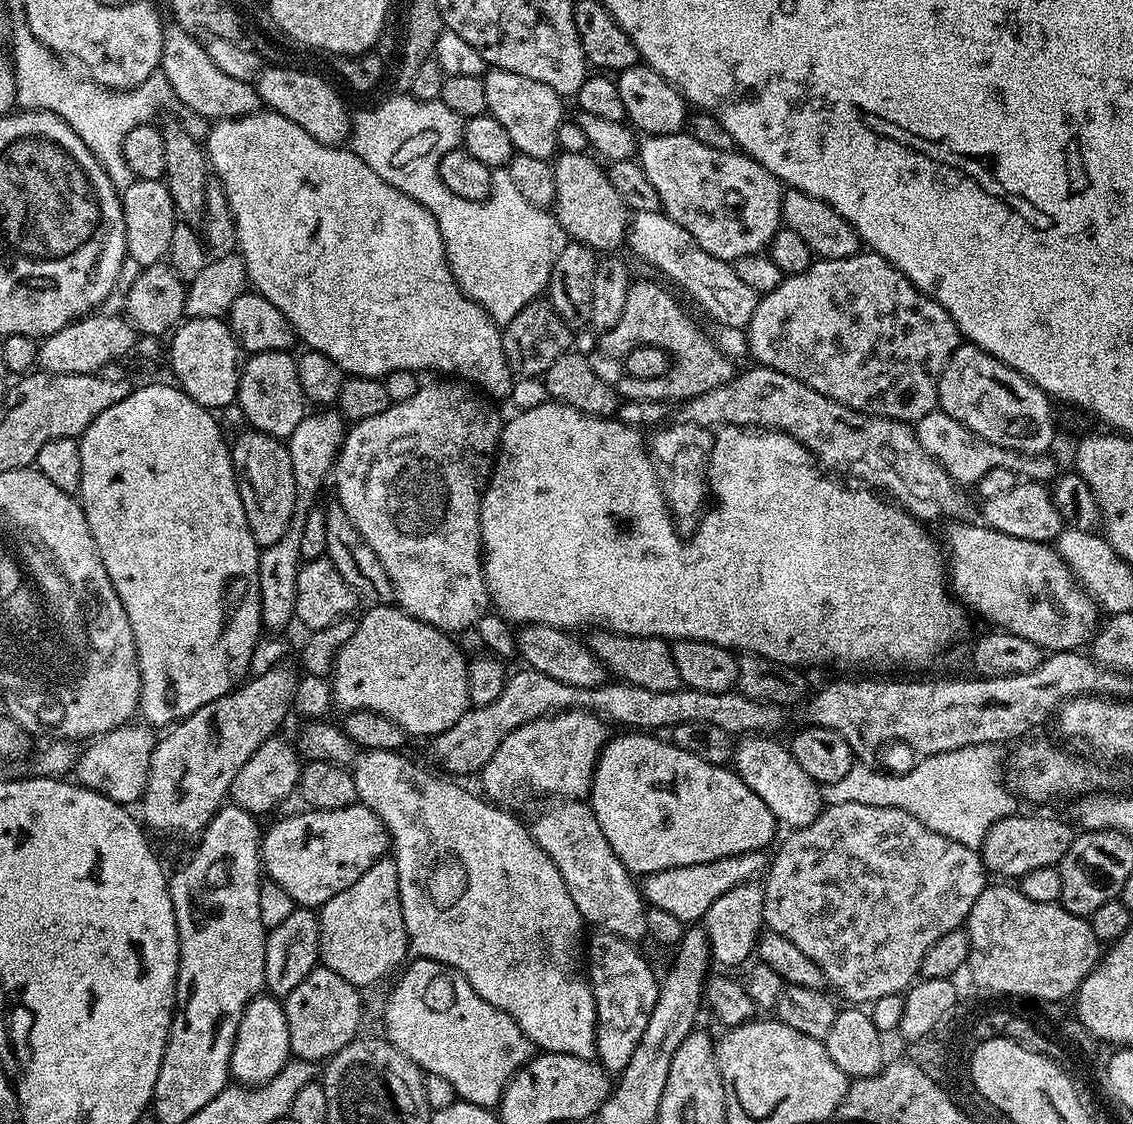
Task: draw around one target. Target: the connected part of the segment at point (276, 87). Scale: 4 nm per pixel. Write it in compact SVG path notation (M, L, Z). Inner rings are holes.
M274 66L261 74L260 81L255 81L254 87L260 93L265 109L290 118L290 122L302 126L302 130L306 130L306 134L318 142L343 145L352 134L350 112L348 116L343 98L322 77L316 75L315 71L305 71L299 67Z

